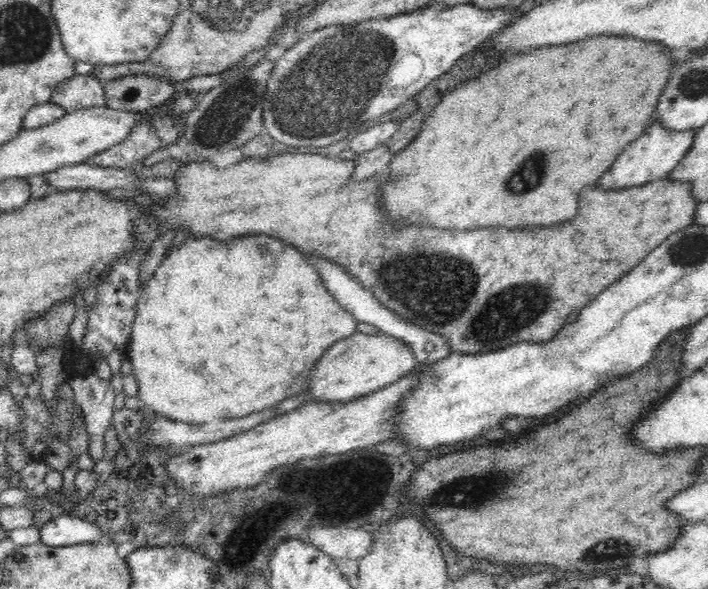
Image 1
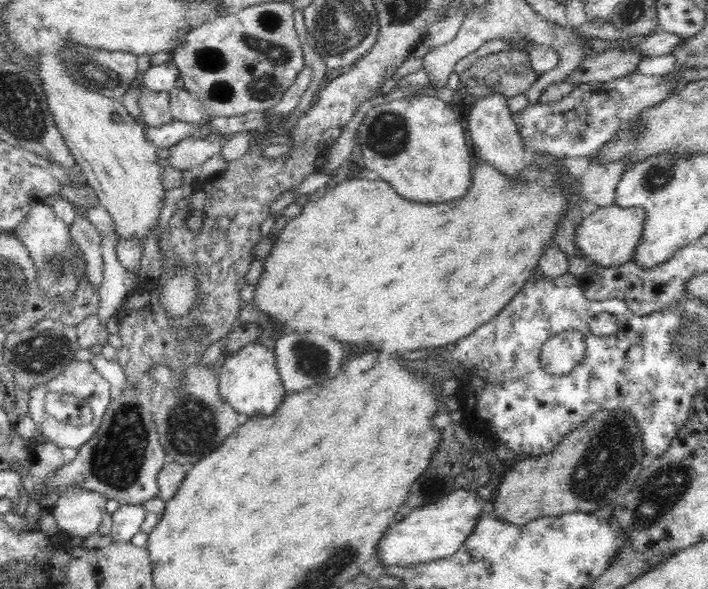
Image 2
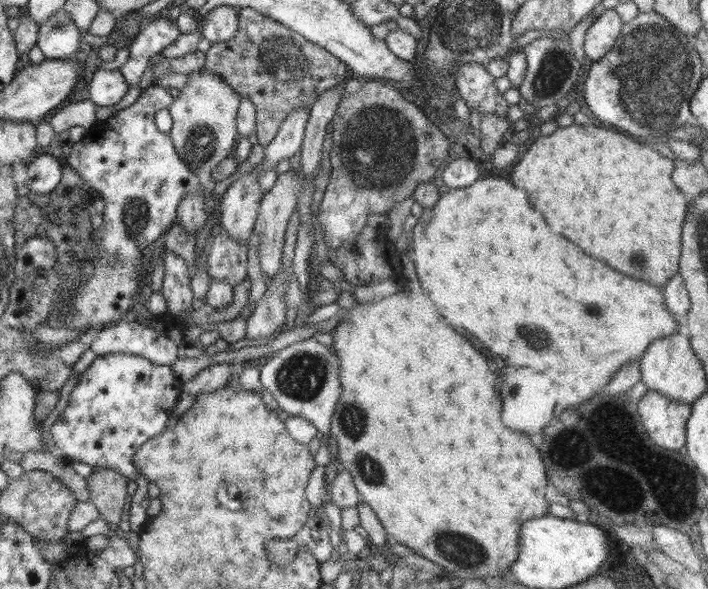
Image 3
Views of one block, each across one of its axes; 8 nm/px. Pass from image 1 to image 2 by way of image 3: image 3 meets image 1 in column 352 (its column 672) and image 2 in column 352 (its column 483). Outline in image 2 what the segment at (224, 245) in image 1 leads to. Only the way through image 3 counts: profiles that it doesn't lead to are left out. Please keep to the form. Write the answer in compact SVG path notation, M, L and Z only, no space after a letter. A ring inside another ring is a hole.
M475 161L474 166L472 167L471 172L472 184L470 184L470 188L468 188L468 192L466 192L466 196L464 198L460 198L460 200L454 200L454 202L444 202L444 204L426 204L426 203L418 203L416 201L404 199L400 193L396 193L396 189L390 185L390 183L385 180L376 180L372 181L367 178L352 178L350 180L346 179L336 185L334 189L327 189L327 192L320 197L311 197L310 201L304 204L302 211L300 214L297 214L295 217L288 219L286 225L283 227L279 234L276 236L276 240L274 240L274 244L272 244L272 250L270 254L264 258L263 262L263 273L260 277L260 280L255 284L256 290L254 292L254 298L252 300L252 304L254 304L260 312L268 315L268 317L272 317L272 319L278 320L278 325L286 326L288 324L288 328L292 328L294 332L324 332L324 334L328 334L328 336L332 336L332 338L336 338L336 340L342 340L342 342L348 342L348 344L360 344L360 346L365 345L365 350L368 350L368 344L374 346L382 346L382 348L386 348L386 350L396 350L398 354L400 354L400 360L406 360L406 368L408 368L408 372L425 372L425 348L440 348L440 346L446 346L446 344L452 344L452 342L456 342L456 340L460 340L460 338L464 338L464 336L468 336L468 334L472 334L476 328L480 328L482 324L486 324L488 320L492 320L494 316L497 316L502 312L502 310L514 299L516 294L521 292L521 289L524 287L524 284L528 282L531 276L535 273L536 268L538 268L538 262L540 262L540 256L544 254L544 250L546 248L550 248L552 244L554 244L554 234L556 234L556 224L570 212L570 204L568 204L568 200L562 196L562 188L560 188L560 184L558 184L558 178L560 178L560 170L558 168L546 168L546 170L538 170L536 165L528 164L526 168L522 170L522 172L518 172L516 174L516 178L512 180L512 178L508 178L508 176L504 176L504 174L500 174L500 171L494 167L494 165L490 165L490 163L486 161Z

